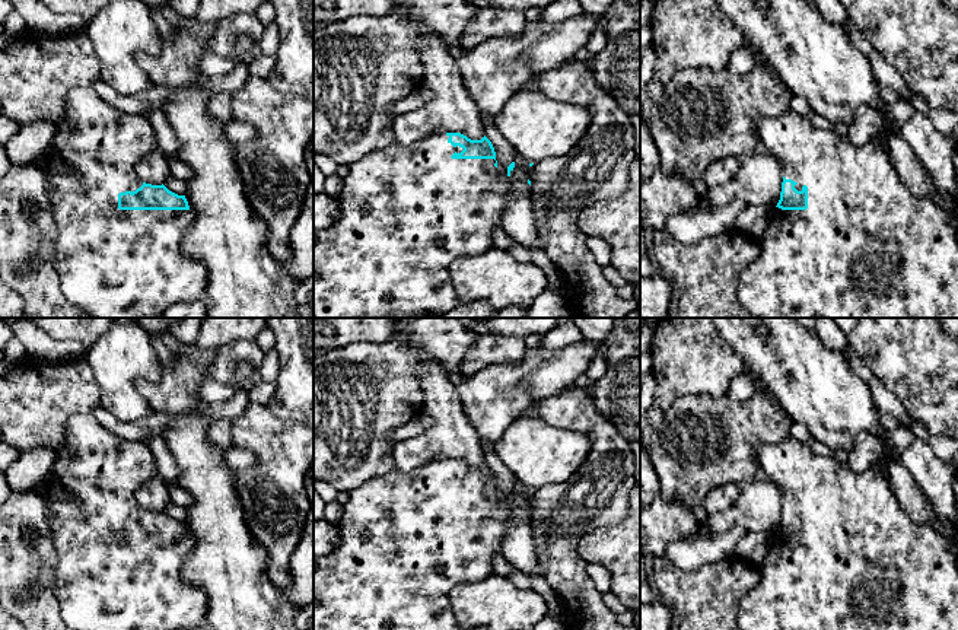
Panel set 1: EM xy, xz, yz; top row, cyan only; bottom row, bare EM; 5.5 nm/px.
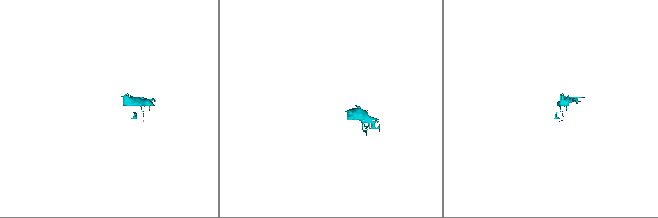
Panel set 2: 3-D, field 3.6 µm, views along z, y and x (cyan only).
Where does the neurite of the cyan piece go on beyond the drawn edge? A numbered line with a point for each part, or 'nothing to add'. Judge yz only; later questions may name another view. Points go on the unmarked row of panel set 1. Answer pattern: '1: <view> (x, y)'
1: yz (865, 565)

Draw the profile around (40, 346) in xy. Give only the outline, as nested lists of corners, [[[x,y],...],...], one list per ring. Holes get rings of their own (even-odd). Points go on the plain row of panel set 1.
[[[10,318],[9,325],[15,338],[23,344],[28,357],[39,362],[66,363],[85,357],[89,350],[77,341],[51,338],[26,318]]]

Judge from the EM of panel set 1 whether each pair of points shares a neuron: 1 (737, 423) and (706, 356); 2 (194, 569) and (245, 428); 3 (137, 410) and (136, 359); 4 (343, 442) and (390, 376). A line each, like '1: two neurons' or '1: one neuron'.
1: two neurons
2: two neurons
3: one neuron
4: one neuron

